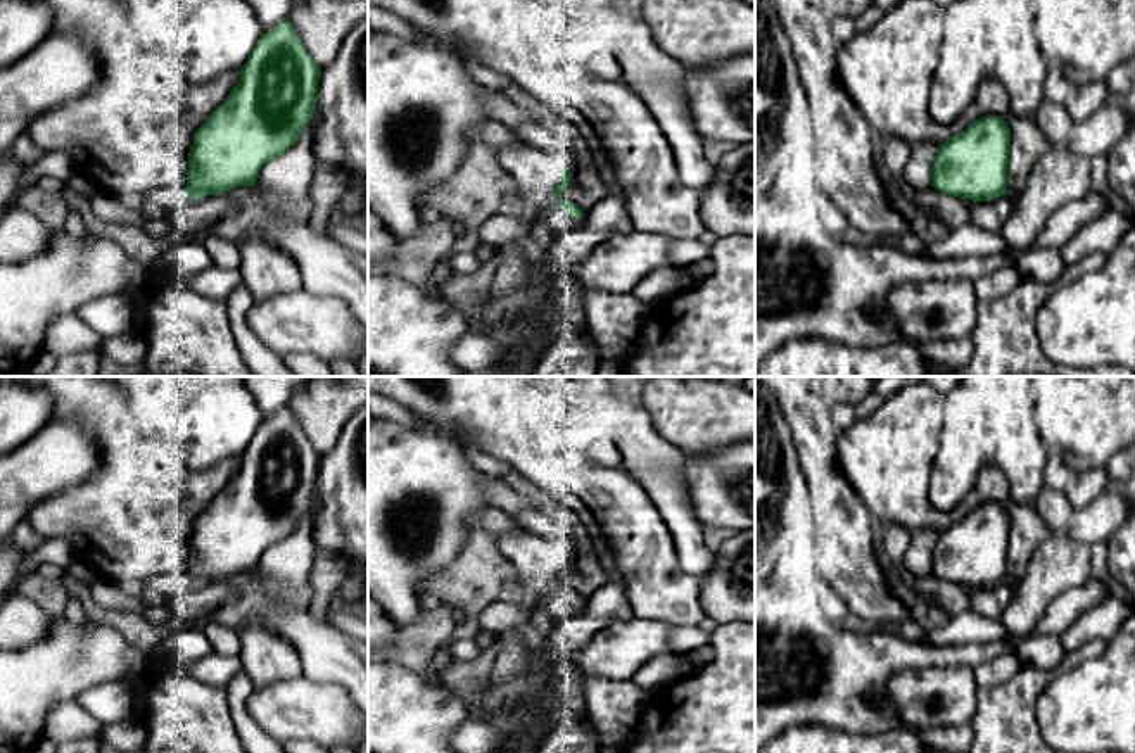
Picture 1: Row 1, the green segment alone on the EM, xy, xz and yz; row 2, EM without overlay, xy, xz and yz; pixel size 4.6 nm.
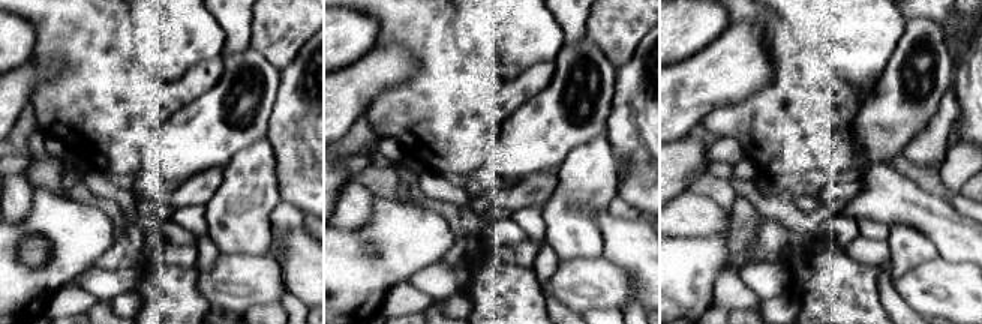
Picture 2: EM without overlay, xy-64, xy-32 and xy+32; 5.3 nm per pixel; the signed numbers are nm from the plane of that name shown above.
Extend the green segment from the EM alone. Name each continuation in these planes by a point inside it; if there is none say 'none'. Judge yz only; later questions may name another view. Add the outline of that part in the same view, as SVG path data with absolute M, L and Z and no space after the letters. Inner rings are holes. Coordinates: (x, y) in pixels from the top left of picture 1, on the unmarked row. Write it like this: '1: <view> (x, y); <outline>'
none

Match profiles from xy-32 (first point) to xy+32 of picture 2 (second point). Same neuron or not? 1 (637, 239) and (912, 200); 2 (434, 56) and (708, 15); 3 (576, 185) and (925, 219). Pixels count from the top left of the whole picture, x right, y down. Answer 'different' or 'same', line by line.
1: same
2: different
3: different

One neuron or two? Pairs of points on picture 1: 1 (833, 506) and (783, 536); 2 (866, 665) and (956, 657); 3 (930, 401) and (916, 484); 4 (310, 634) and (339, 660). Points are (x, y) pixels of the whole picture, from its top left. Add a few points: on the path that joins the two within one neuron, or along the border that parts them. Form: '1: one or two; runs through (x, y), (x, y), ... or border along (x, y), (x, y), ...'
1: two; border along (809, 498), (814, 508)
2: one; runs through (888, 657), (933, 657)
3: one; runs through (916, 422), (916, 463)
4: one; runs through (317, 641), (332, 657)

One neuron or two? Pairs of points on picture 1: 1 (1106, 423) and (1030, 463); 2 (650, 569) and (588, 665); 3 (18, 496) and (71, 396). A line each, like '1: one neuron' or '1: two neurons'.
1: two neurons
2: two neurons
3: two neurons

